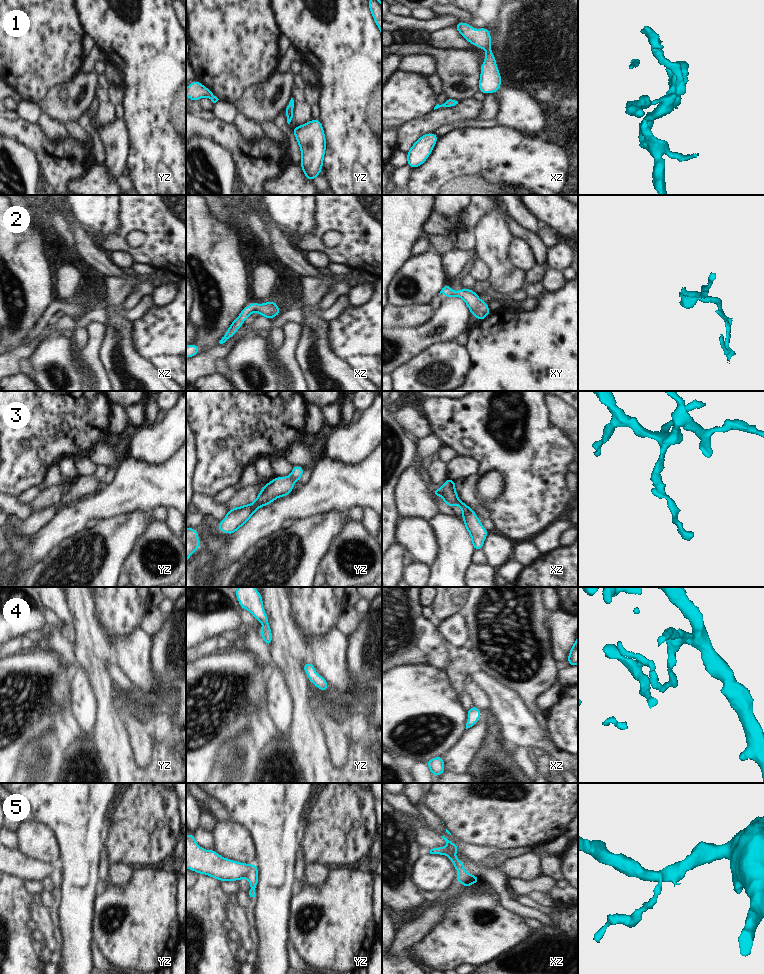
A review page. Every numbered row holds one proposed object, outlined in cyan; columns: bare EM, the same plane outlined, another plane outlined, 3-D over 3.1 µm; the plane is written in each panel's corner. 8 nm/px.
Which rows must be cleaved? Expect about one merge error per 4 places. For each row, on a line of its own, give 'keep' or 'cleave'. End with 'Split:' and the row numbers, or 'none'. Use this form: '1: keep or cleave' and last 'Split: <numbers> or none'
1: keep
2: keep
3: keep
4: keep
5: keep
Split: none

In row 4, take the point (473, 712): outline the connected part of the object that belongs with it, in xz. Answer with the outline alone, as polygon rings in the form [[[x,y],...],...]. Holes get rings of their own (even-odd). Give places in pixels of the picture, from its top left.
[[[473,705],[468,711],[467,711],[467,715],[468,715],[468,721],[466,723],[466,729],[474,726],[477,724],[477,721],[480,717],[483,717],[481,714],[481,711],[475,706]]]

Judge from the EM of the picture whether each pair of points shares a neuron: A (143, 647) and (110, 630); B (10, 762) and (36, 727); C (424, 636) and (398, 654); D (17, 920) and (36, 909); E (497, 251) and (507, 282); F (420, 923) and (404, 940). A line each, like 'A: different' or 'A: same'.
A: different
B: same
C: same
D: different
E: same
F: same

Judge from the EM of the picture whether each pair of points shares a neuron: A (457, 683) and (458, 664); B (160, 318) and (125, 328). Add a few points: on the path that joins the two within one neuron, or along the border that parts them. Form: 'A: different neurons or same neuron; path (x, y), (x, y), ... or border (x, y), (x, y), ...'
A: same neuron; path (458, 678), (458, 669)
B: different neurons; border (132, 322), (132, 342), (137, 349)

